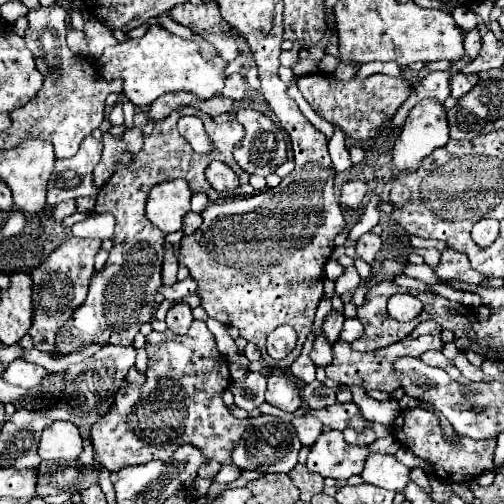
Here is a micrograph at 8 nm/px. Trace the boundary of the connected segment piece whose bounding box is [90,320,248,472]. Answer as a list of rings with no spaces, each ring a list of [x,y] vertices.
[[[194,320],[184,336],[178,336],[172,330],[150,332],[146,336],[146,354],[146,382],[136,388],[120,388],[116,392],[112,410],[108,410],[92,426],[90,438],[94,444],[94,462],[98,466],[104,466],[108,472],[118,472],[126,466],[138,466],[150,460],[170,462],[172,452],[184,444],[196,446],[204,452],[206,458],[216,458],[220,464],[232,462],[232,444],[240,440],[240,436],[248,428],[248,420],[234,418],[222,402],[222,392],[230,386],[230,372],[228,362],[216,348],[214,334],[200,320]]]

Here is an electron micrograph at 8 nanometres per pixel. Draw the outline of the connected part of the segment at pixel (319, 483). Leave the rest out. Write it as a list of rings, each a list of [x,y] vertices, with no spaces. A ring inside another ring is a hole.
[[[298,464],[288,476],[296,484],[296,488],[300,490],[300,500],[304,500],[304,502],[308,502],[312,496],[322,492],[322,488],[324,488],[324,478],[308,472],[304,468],[304,464]]]

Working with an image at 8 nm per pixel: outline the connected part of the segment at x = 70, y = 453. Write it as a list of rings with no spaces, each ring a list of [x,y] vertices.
[[[52,422],[44,428],[38,454],[42,460],[76,460],[82,454],[82,438],[72,422]]]

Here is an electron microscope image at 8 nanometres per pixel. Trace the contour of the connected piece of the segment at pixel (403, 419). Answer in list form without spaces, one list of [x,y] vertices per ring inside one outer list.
[[[422,408],[414,410],[402,410],[392,428],[392,436],[406,448],[410,448],[418,458],[430,462],[436,468],[436,476],[444,482],[470,482],[476,476],[480,476],[486,470],[494,468],[494,448],[496,440],[472,440],[472,438],[460,438],[460,444],[448,444],[440,436],[440,424],[434,412],[426,412]]]

